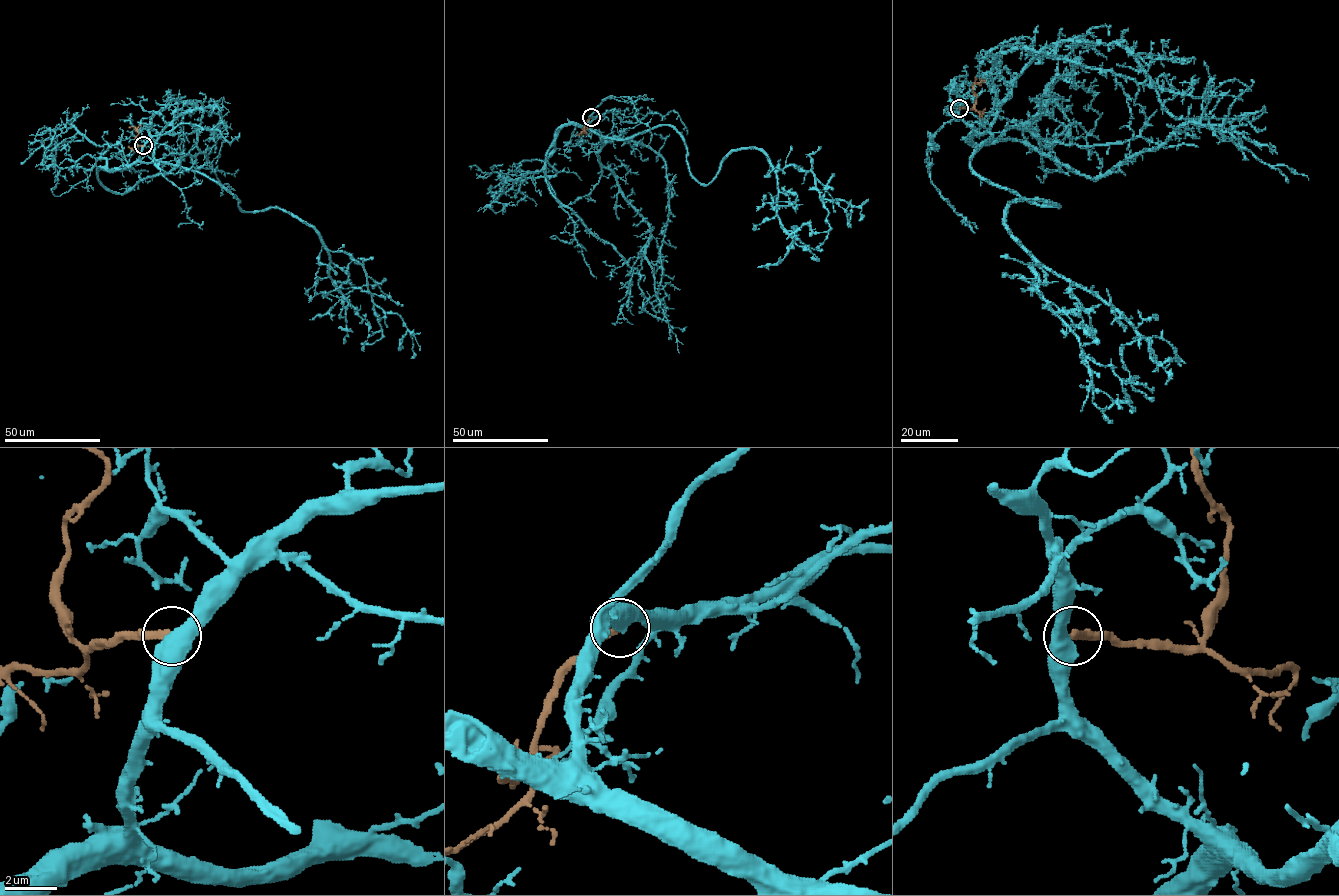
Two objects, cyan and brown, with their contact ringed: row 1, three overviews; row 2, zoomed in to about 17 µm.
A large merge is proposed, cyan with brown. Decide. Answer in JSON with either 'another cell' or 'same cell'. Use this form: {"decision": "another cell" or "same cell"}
{"decision": "another cell"}

